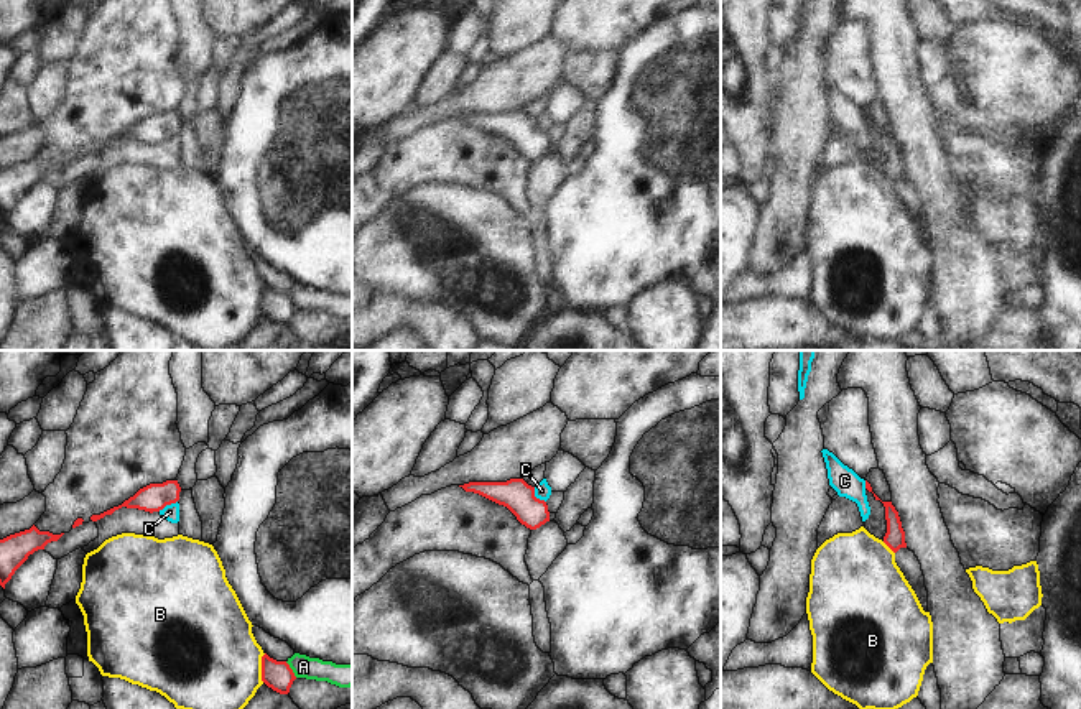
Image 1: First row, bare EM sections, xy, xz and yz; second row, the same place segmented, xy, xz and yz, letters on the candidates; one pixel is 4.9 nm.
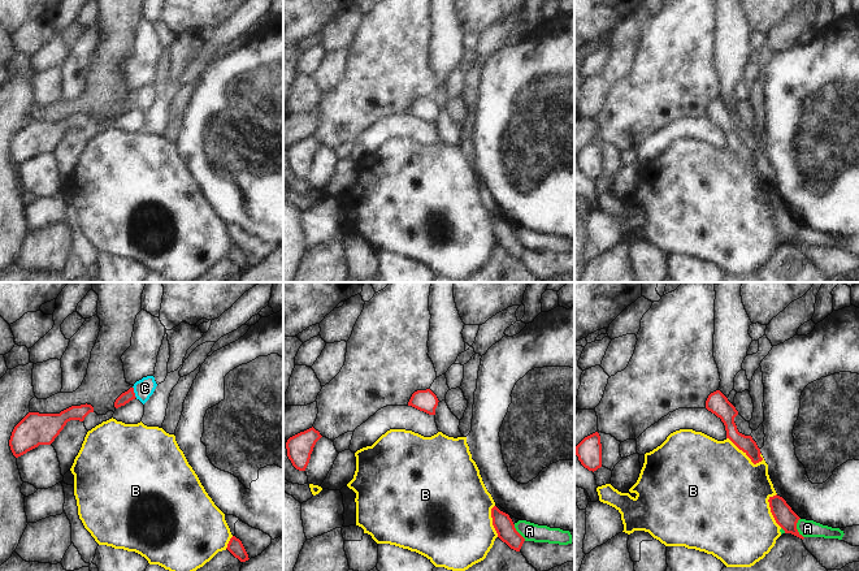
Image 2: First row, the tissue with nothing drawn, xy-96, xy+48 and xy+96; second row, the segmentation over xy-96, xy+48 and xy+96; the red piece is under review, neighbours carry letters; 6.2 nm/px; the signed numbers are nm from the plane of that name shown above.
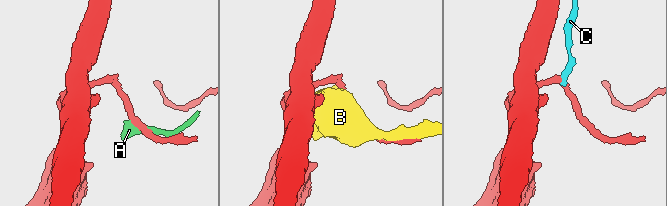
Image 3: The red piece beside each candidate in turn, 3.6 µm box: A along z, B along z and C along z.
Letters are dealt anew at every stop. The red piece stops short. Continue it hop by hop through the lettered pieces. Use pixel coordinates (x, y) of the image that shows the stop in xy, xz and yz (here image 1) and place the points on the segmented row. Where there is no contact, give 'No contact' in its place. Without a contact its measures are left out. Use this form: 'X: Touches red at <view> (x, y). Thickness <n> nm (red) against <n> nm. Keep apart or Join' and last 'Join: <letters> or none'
A: Touches red at xy (292, 670). Thickness 140 nm (red) against 110 nm. Keep apart
B: Touches red at xy (262, 668). Thickness 140 nm (red) against 460 nm. Keep apart
C: Touches red at xz (535, 497). Thickness 160 nm (red) against 80 nm. Keep apart
Join: none.

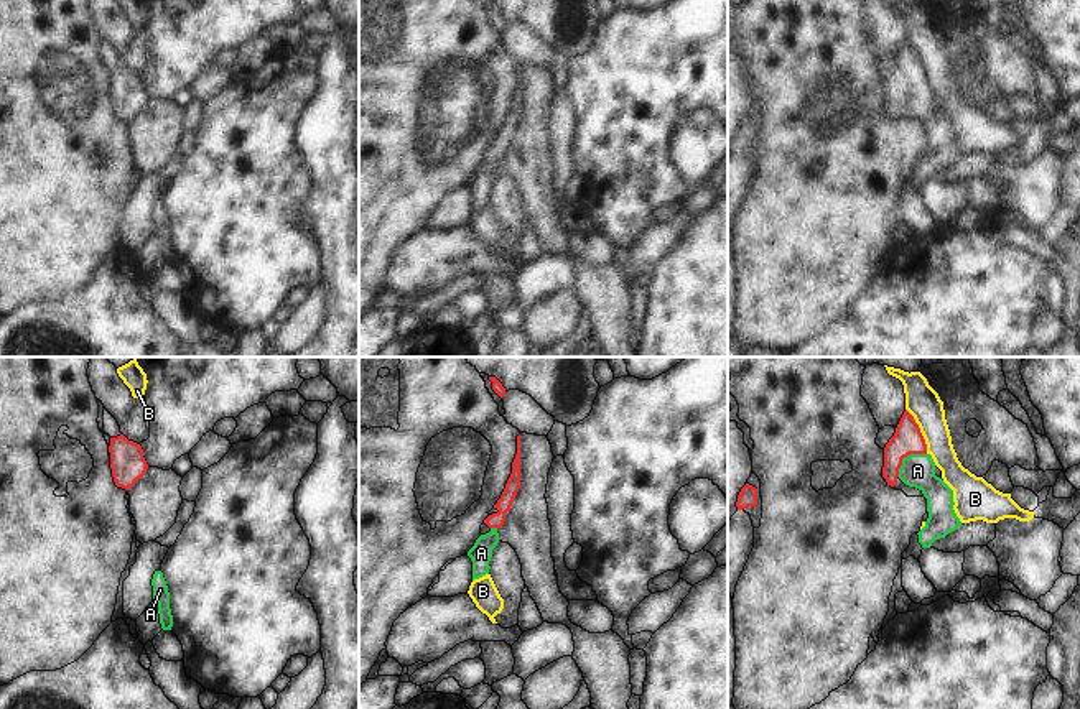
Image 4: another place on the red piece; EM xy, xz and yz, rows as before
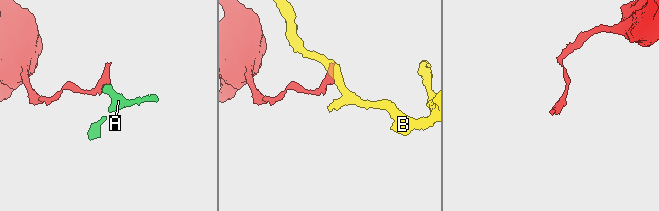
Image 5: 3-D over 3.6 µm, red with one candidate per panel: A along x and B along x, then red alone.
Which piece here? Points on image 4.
A: Touches red at yz (906, 456). Thickness 150 nm (red) against 160 nm. Join
B: Touches red at yz (919, 431). Thickness 150 nm (red) against 170 nm. Keep apart
Join: A.

